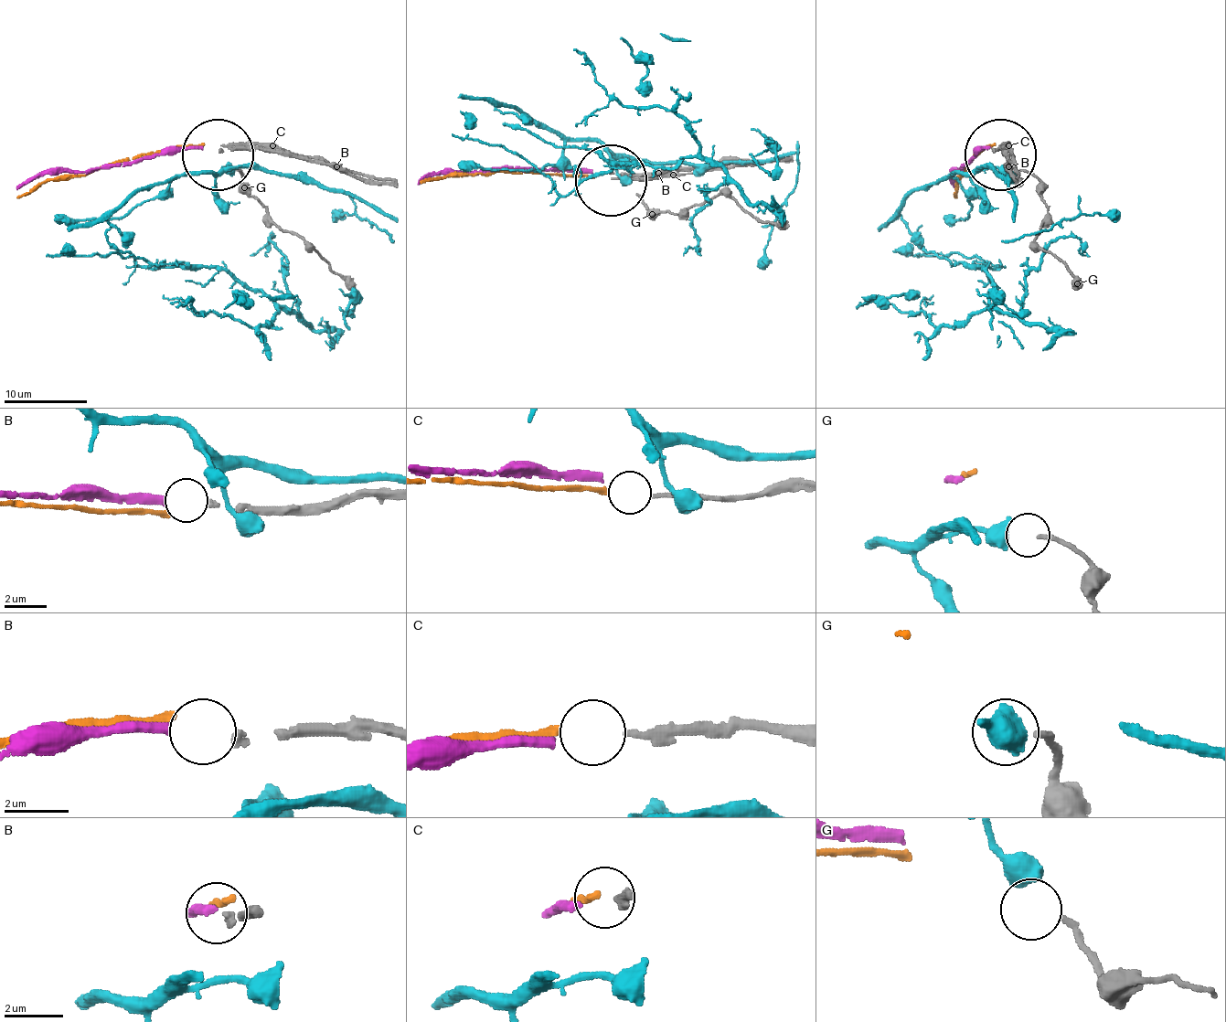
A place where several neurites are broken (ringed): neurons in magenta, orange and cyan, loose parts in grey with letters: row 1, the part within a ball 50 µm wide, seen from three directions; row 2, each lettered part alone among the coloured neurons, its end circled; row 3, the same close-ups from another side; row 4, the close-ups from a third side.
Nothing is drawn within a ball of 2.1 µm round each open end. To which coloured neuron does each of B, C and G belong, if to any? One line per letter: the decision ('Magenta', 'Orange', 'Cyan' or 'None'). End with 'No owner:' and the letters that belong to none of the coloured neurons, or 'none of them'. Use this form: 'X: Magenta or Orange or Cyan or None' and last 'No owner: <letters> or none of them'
B: Magenta
C: Orange
G: Cyan
No owner: none of them

